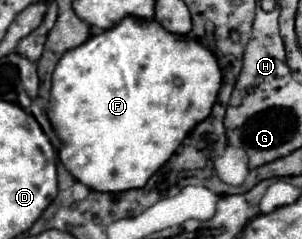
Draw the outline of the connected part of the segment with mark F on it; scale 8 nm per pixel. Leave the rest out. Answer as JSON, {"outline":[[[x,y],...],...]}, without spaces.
{"outline":[[[128,16],[126,20],[116,24],[114,28],[110,28],[110,30],[98,34],[98,36],[90,36],[78,48],[72,48],[70,52],[66,52],[62,56],[62,60],[58,60],[56,70],[52,74],[48,116],[54,130],[56,130],[56,134],[58,134],[58,138],[60,138],[60,142],[62,142],[60,160],[62,160],[64,168],[78,182],[82,182],[82,184],[86,184],[86,186],[90,186],[92,190],[98,190],[98,192],[124,192],[124,190],[132,190],[132,188],[142,188],[148,182],[148,178],[176,152],[176,148],[182,144],[186,134],[198,122],[202,122],[204,118],[210,116],[210,110],[216,102],[220,84],[222,84],[222,74],[220,74],[220,68],[218,68],[218,62],[216,62],[214,54],[190,36],[176,36],[172,32],[166,32],[156,20],[142,20],[142,18]]]}

